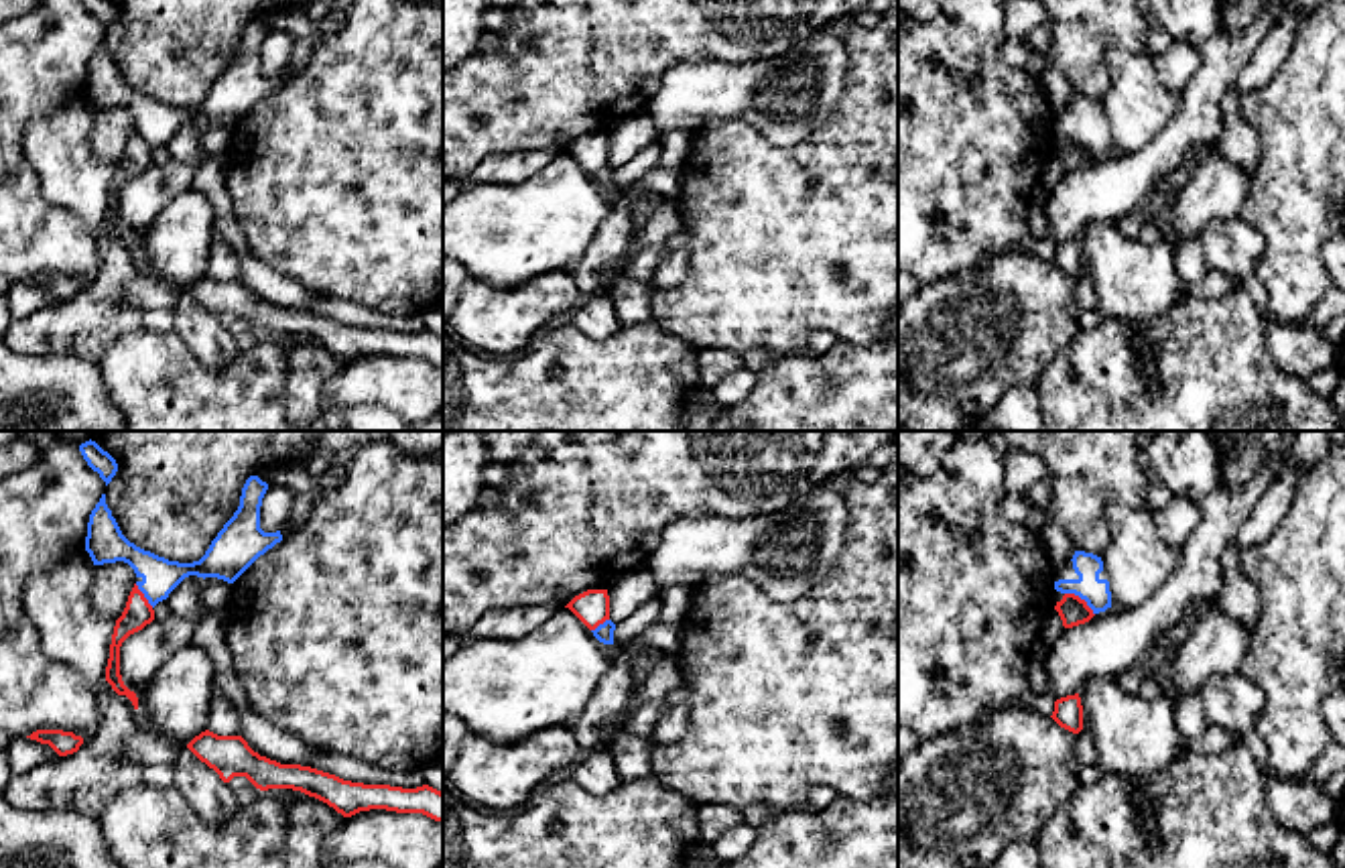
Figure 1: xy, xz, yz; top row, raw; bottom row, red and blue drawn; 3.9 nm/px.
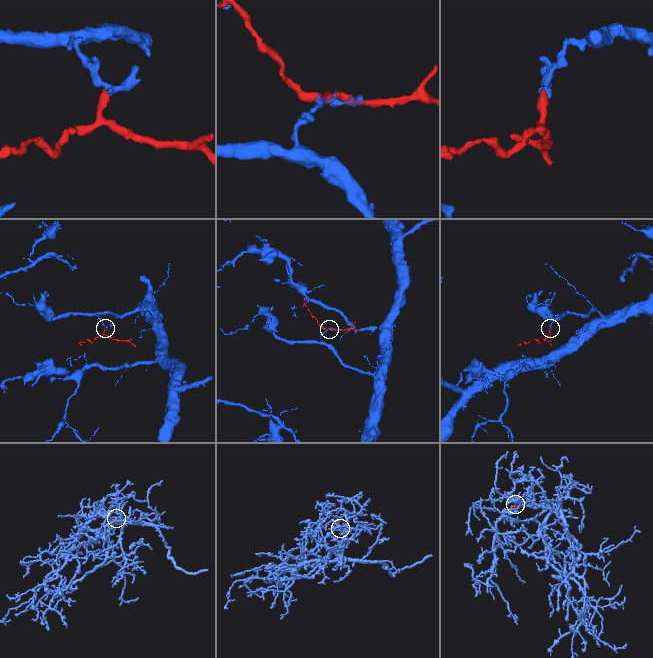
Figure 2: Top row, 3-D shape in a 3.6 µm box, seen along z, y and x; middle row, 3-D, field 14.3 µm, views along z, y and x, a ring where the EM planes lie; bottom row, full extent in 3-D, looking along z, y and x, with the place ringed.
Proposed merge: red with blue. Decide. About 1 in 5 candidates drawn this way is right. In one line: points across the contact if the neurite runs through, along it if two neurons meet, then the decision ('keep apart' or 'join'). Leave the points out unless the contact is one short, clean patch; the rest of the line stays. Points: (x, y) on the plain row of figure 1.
border yz (1065, 137), (1077, 139), (1094, 159); keep apart

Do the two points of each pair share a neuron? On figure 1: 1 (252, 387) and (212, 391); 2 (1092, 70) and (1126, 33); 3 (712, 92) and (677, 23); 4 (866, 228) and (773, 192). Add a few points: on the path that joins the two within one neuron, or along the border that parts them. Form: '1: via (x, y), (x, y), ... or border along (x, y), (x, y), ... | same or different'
1: via (242, 391), (222, 391) | same
2: via (1092, 57), (1114, 33) | same
3: border along (740, 62), (683, 57), (663, 74), (657, 86) | different
4: via (844, 228), (809, 228), (795, 214) | same

